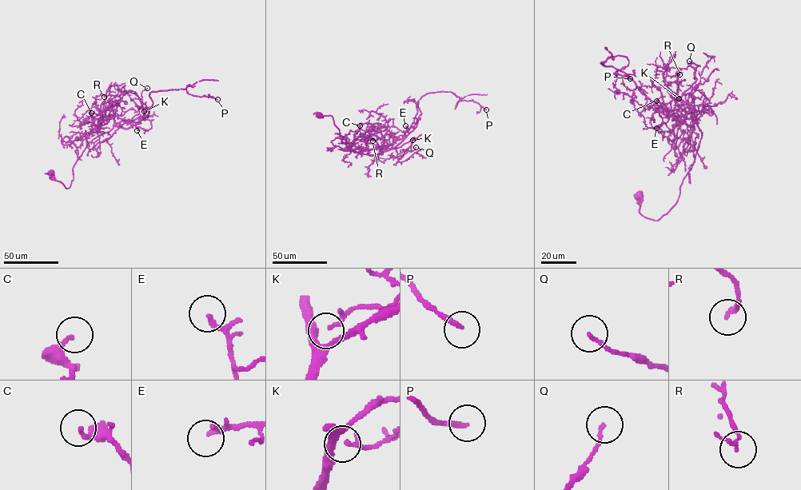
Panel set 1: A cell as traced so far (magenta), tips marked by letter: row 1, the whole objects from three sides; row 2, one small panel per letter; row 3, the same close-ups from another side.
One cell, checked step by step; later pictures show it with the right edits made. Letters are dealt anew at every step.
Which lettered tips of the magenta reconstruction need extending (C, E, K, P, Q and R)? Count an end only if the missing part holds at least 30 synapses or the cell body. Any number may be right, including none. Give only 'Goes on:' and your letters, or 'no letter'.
Goes on: no letter

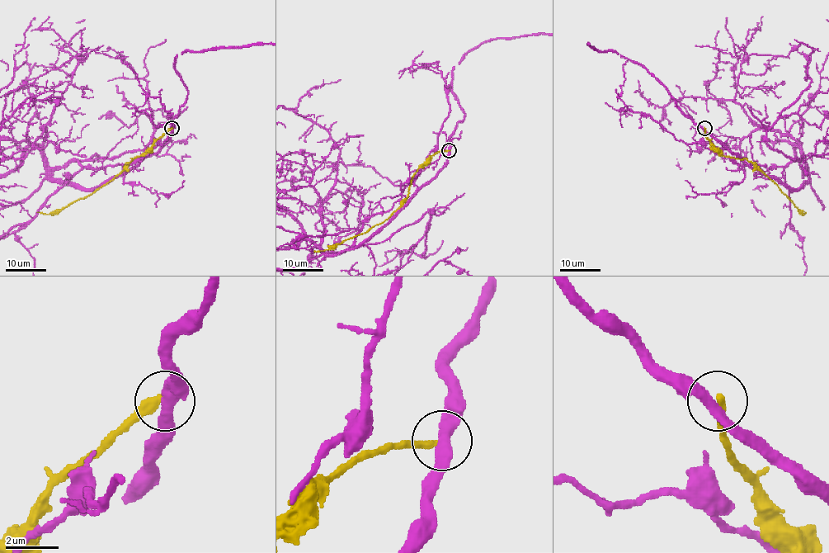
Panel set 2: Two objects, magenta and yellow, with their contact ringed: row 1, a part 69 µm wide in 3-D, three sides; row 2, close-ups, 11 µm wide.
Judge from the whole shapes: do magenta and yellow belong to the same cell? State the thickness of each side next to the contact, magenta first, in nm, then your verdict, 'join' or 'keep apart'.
400 nm thick on the magenta side, 360 nm on the other; keep apart

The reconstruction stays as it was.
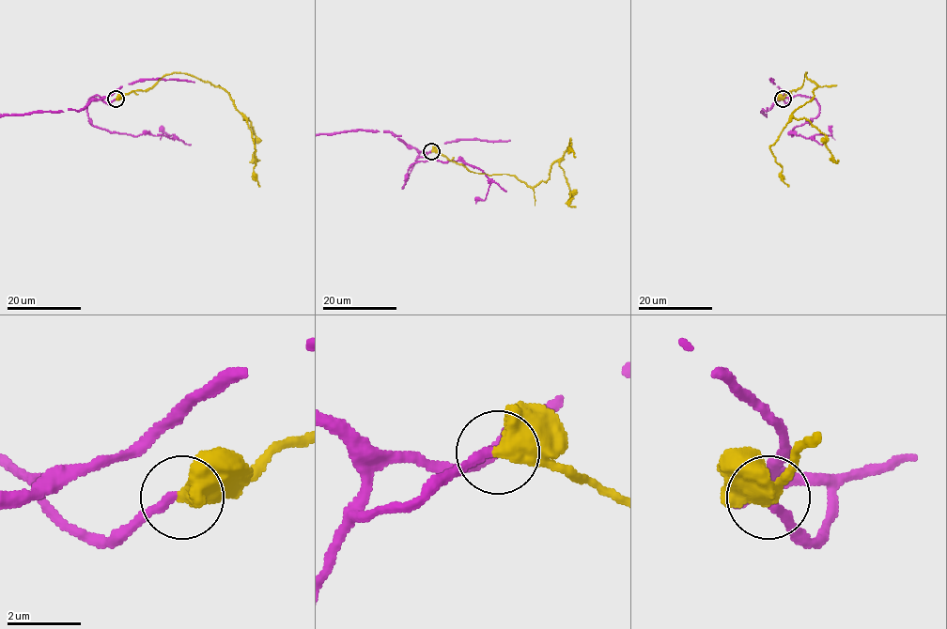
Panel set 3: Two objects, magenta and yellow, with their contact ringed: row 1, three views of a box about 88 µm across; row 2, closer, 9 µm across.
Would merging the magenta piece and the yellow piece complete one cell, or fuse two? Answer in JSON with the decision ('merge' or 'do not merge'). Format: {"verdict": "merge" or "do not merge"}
{"verdict": "merge"}

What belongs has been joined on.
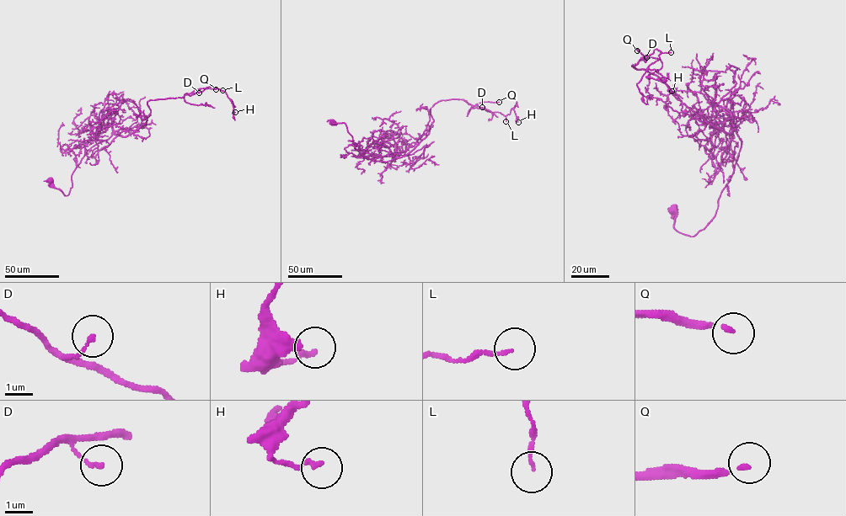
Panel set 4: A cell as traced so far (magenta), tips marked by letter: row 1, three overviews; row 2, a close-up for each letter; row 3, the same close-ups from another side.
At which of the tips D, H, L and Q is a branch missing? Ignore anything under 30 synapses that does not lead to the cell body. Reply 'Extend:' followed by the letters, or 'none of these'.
Extend: Q

